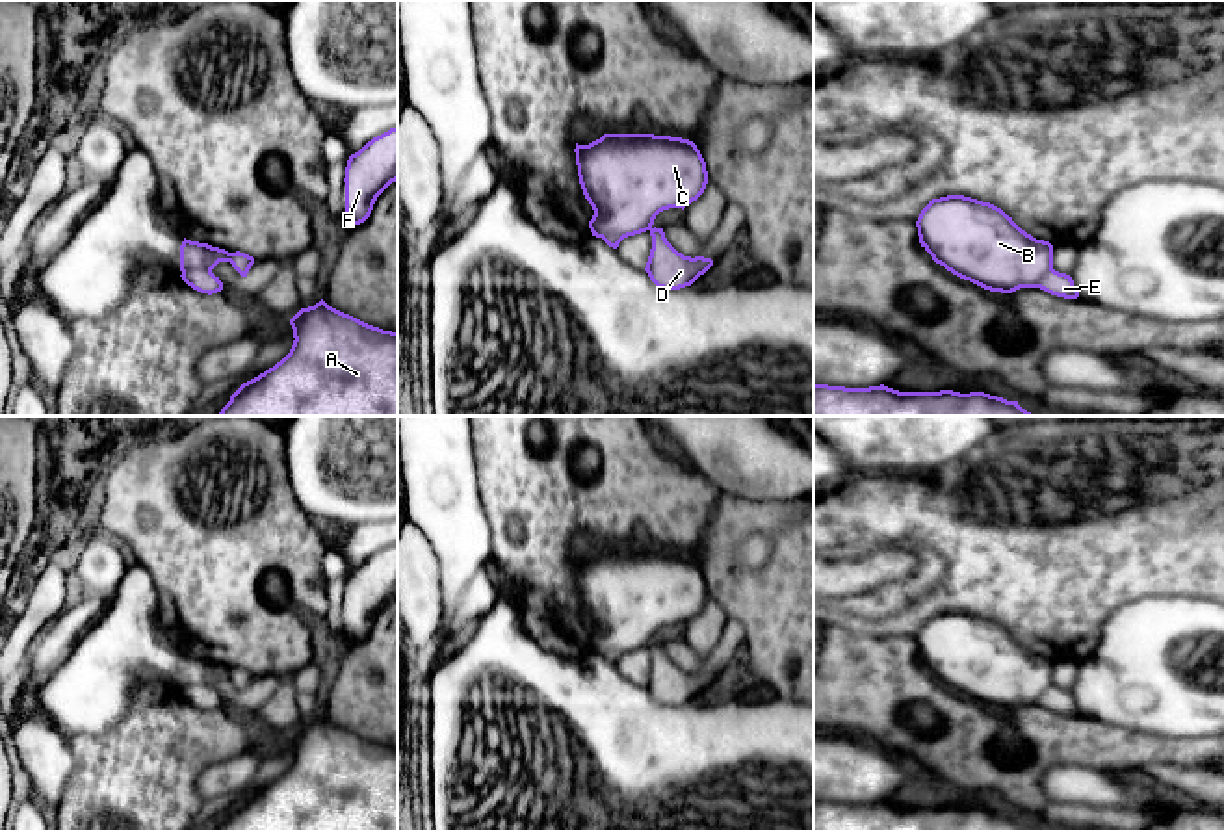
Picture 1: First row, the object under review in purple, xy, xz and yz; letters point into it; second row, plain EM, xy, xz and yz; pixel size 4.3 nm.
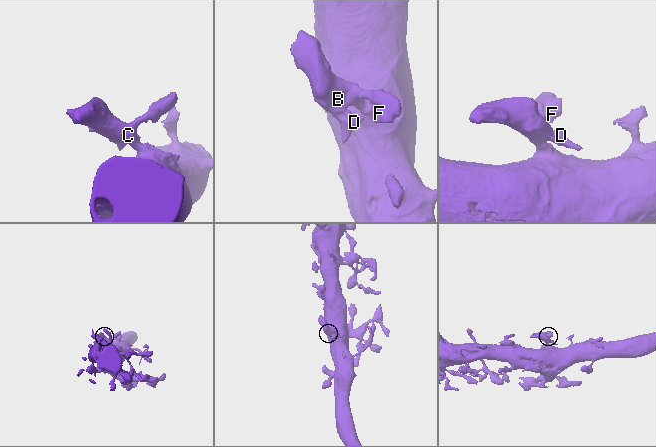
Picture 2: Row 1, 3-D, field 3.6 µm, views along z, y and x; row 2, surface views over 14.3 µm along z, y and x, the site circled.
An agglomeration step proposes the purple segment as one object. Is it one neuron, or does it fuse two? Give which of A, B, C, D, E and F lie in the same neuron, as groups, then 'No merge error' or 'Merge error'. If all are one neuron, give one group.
Groups: A B C F / D E. Merge error

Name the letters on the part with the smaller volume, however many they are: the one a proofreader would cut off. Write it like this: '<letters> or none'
D, E

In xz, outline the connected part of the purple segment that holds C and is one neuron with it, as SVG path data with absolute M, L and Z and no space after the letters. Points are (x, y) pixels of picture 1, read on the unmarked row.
M604 550L589 561L576 559L578 592L594 626L589 644L596 654L628 654L652 644L659 628L685 624L708 600L706 578L689 555L654 550Z

